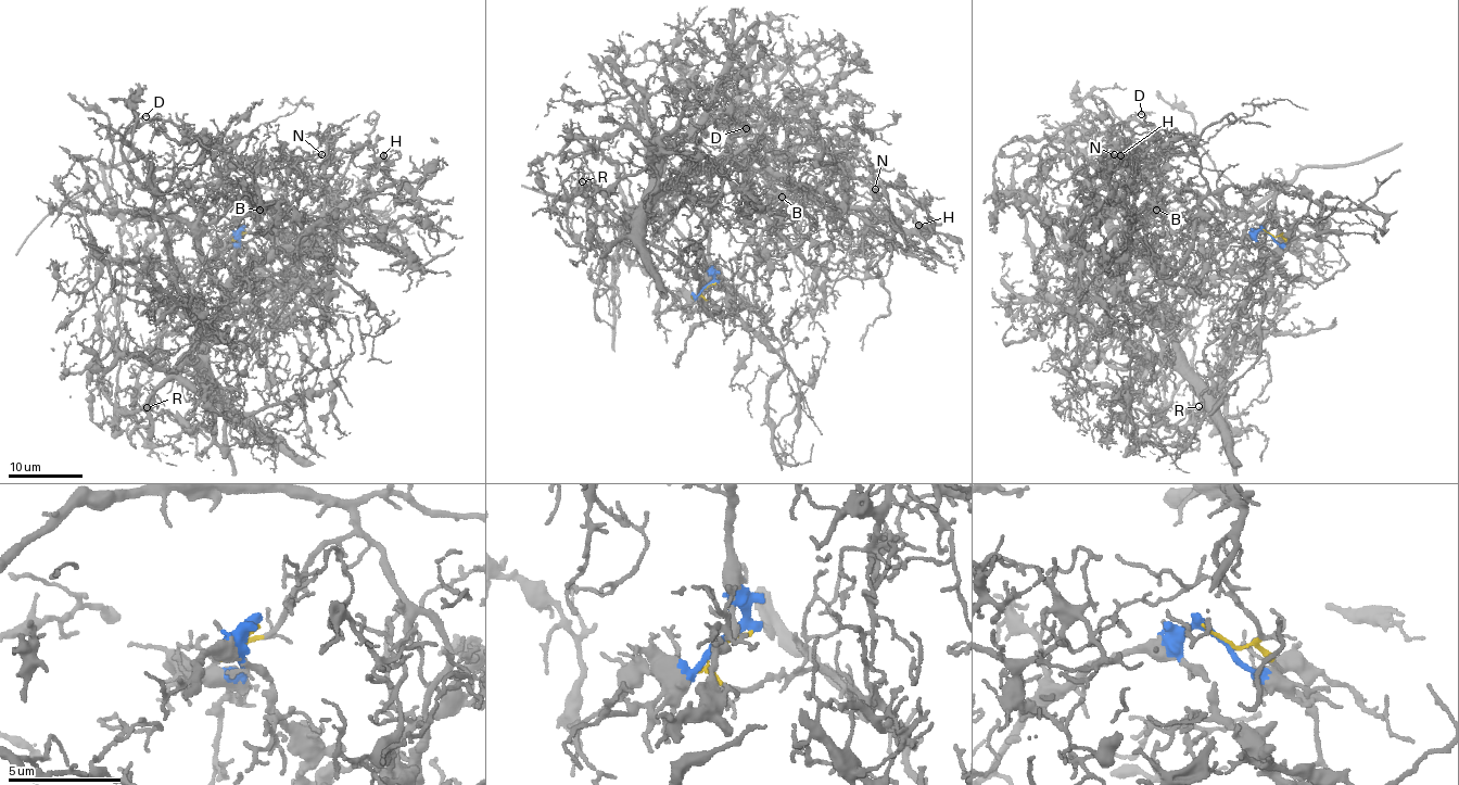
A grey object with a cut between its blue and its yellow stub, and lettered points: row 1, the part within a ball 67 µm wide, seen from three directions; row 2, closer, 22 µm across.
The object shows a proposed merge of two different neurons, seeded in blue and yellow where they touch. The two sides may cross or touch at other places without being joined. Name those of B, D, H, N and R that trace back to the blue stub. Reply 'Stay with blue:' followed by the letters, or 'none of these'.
Stay with blue: B, H, N, R

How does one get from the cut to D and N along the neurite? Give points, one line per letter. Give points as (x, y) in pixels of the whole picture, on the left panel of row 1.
D: (240, 232), (274, 192), (192, 185), (151, 213), (156, 194), (140, 186), (121, 149), (146, 115)
N: (240, 232), (193, 289), (203, 323), (217, 319), (239, 277), (299, 236), (299, 195), (321, 154)

